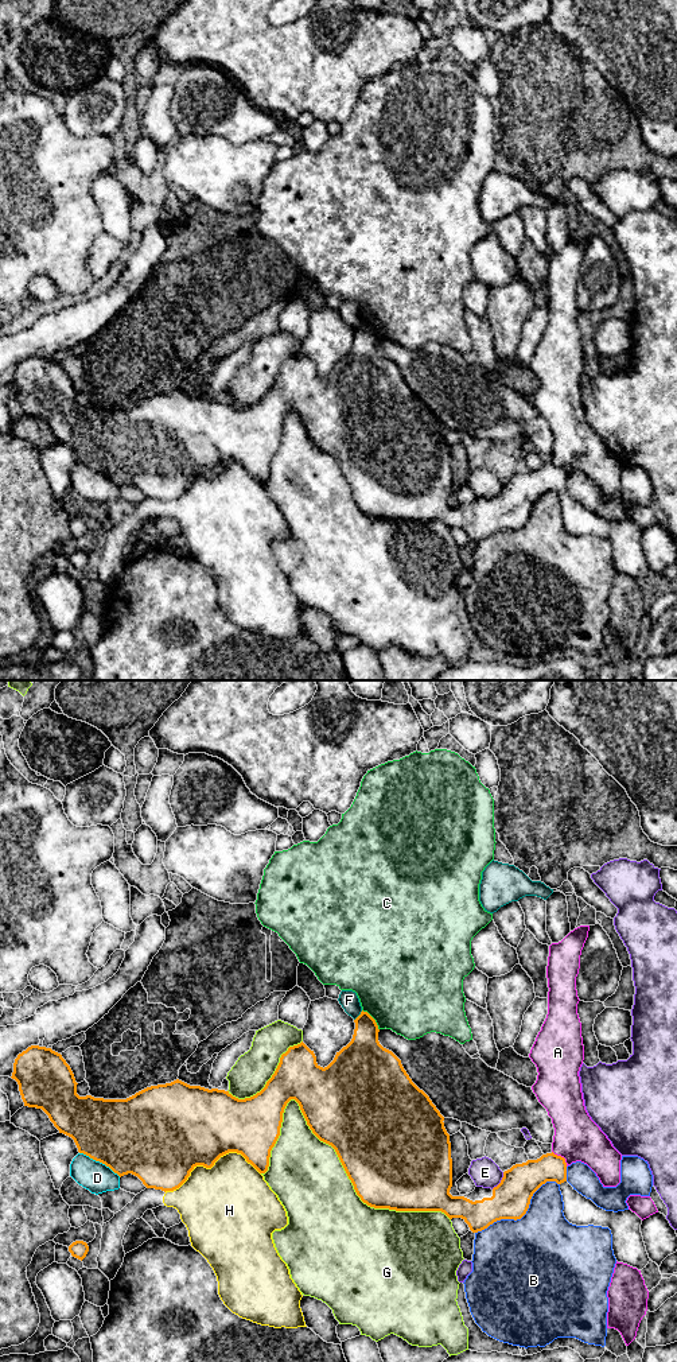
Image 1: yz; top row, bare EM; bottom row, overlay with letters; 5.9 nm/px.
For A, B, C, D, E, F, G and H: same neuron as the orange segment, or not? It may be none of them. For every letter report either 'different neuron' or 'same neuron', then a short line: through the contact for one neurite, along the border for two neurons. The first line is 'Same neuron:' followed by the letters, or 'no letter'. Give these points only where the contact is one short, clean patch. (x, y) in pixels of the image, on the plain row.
Same neuron: no letter
A: different neuron
B: different neuron
C: different neuron
D: different neuron
E: different neuron
F: different neuron
G: different neuron
H: different neuron

